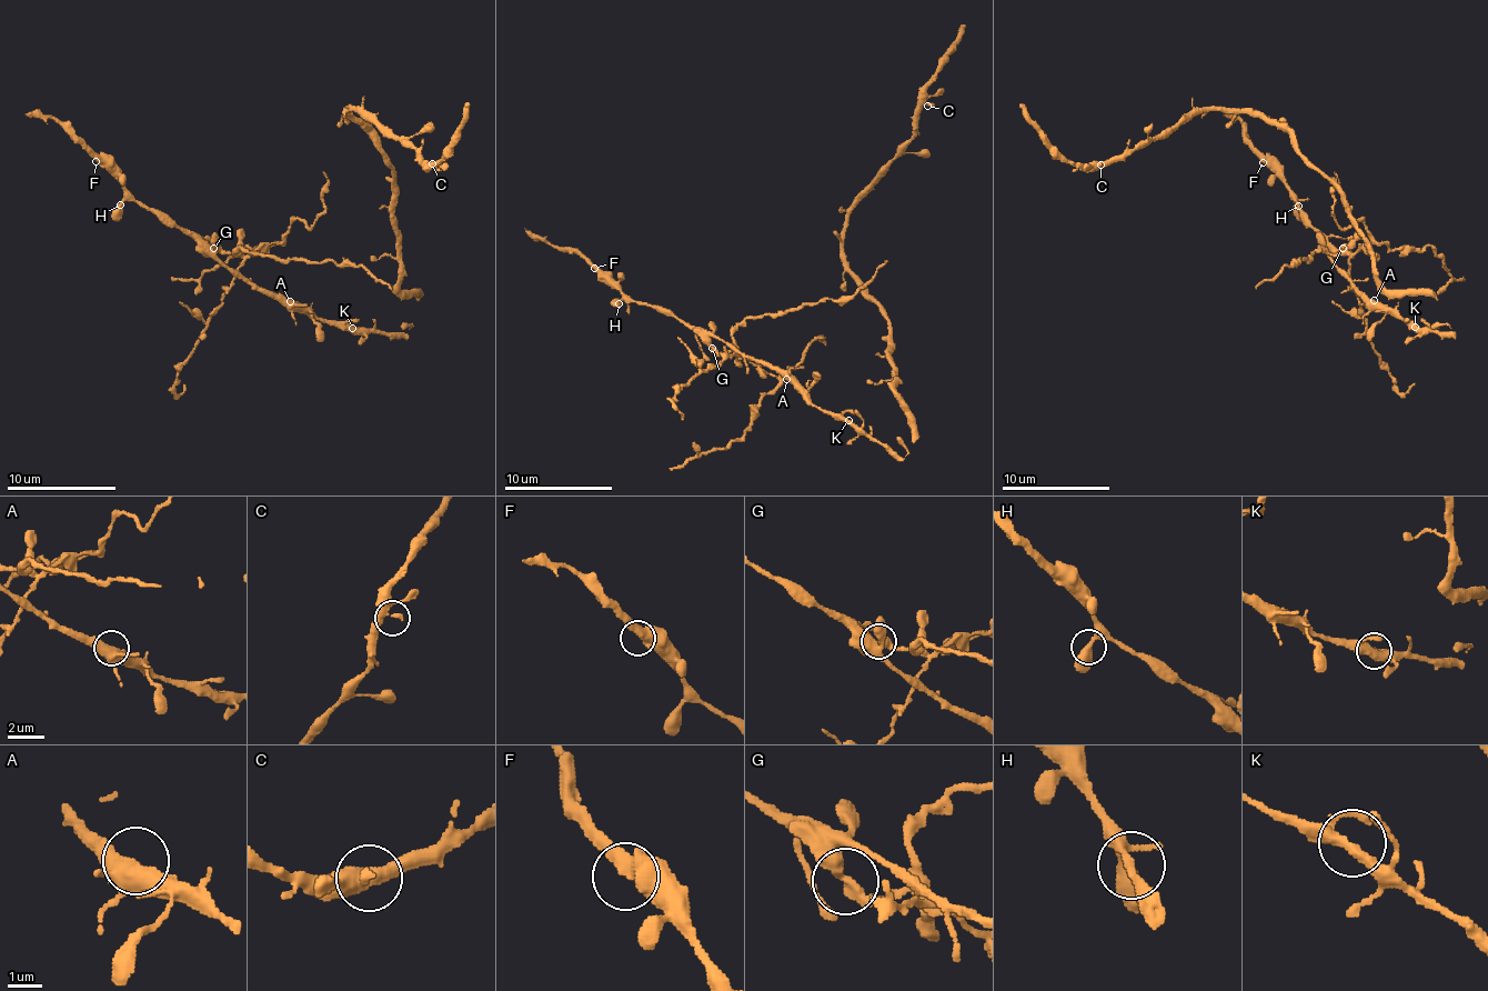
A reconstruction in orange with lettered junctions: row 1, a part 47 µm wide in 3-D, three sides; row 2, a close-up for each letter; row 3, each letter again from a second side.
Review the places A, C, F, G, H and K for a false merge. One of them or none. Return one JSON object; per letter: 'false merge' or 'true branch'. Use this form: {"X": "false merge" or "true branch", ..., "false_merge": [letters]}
{"A": "true branch", "C": "true branch", "F": "true branch", "G": "false merge", "H": "true branch", "K": "true branch", "false_merge": ["G"]}

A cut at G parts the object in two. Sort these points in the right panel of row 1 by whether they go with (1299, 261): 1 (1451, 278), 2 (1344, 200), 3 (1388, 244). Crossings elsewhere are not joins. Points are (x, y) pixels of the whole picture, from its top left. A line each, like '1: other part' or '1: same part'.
1: same part
2: other part
3: same part

